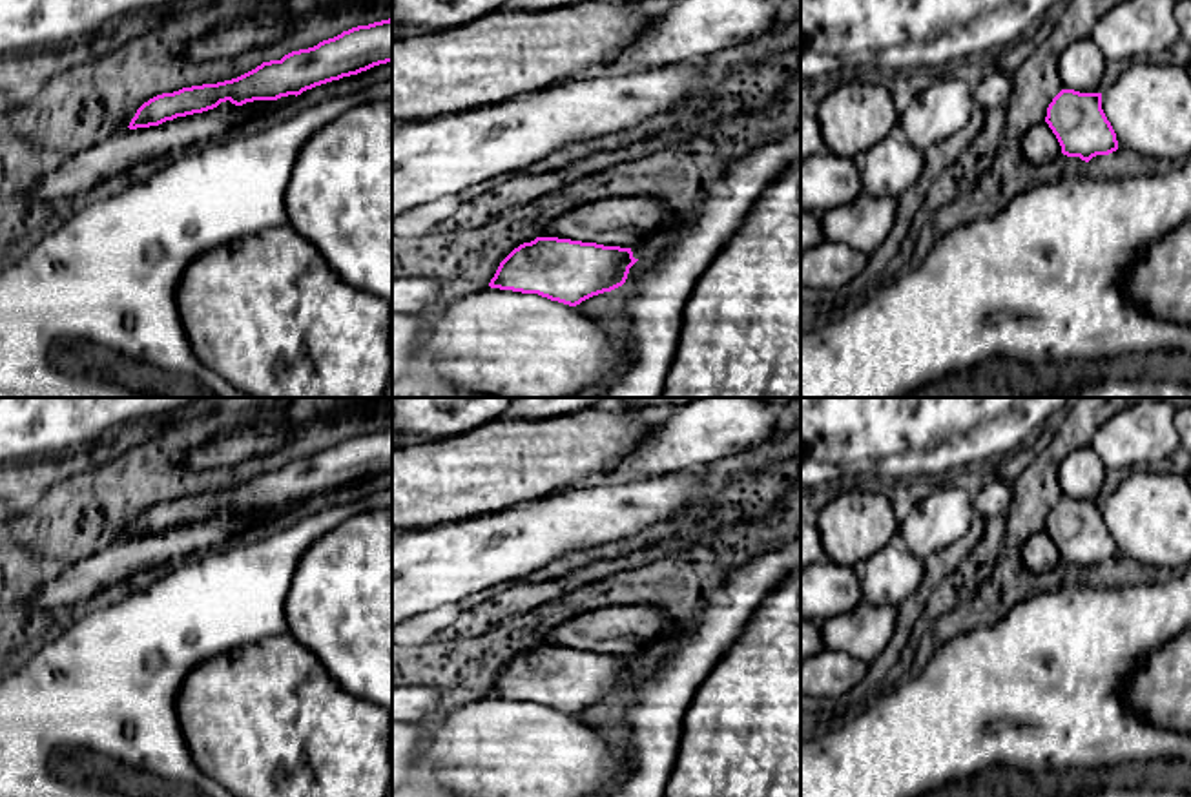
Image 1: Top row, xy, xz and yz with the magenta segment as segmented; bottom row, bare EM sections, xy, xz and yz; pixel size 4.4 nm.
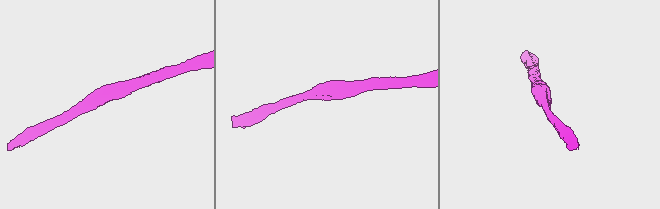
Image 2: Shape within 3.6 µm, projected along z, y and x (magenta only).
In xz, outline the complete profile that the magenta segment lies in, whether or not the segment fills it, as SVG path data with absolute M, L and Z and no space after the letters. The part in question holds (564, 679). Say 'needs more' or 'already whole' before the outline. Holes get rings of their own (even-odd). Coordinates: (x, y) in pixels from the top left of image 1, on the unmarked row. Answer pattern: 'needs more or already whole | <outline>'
already whole | M536 646L500 671L489 695L576 715L622 695L637 669L631 657Z

